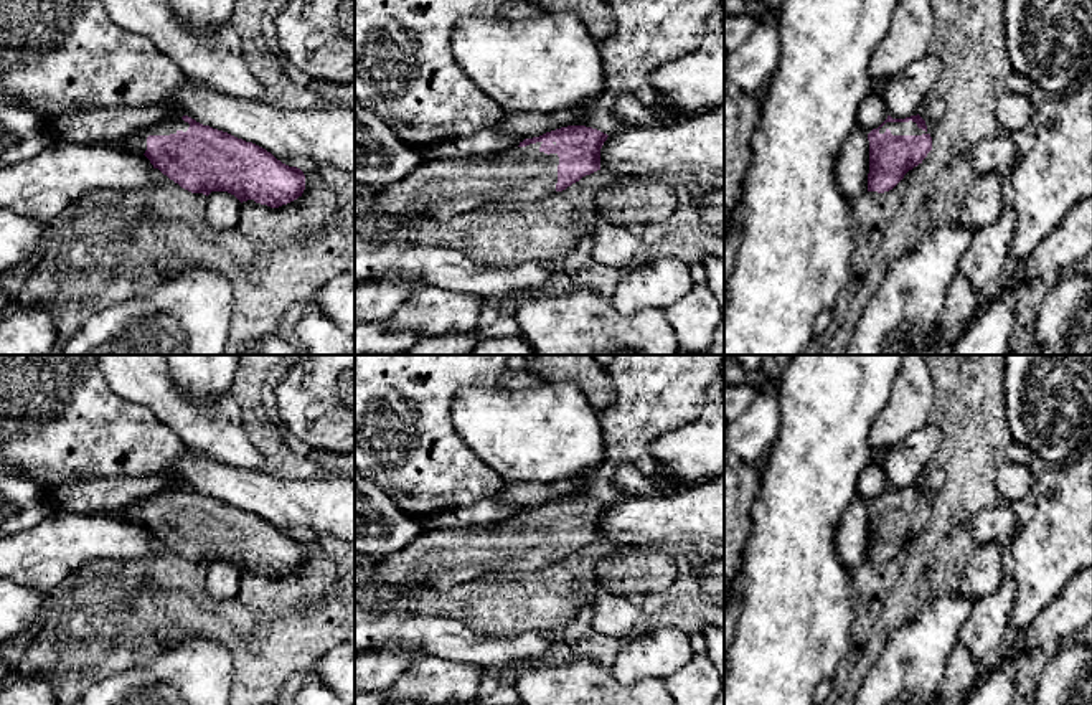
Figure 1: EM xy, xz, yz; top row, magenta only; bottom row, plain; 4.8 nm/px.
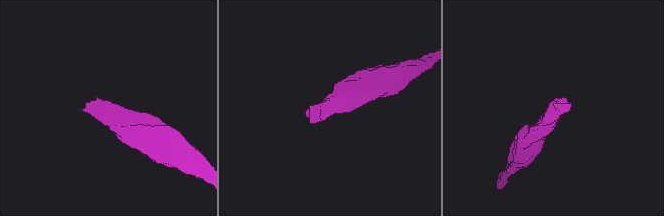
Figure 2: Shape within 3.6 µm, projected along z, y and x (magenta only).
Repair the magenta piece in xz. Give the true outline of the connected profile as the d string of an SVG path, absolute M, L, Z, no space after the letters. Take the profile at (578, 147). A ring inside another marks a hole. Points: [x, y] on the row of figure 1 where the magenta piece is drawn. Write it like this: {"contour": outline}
{"contour": "M567 125L539 137L525 139L516 147L464 159L424 160L412 173L376 192L371 210L393 223L411 220L440 220L472 211L490 201L525 203L553 192L562 192L582 177L600 170L600 149L607 134L586 127Z"}

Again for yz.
{"contour": "M919 114L906 119L887 116L868 134L868 140L868 192L878 193L892 190L932 150L930 132Z"}

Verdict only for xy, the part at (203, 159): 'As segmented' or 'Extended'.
Extended

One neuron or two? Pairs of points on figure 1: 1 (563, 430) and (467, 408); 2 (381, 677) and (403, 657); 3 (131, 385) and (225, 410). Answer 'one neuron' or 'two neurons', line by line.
1: one neuron
2: one neuron
3: one neuron

